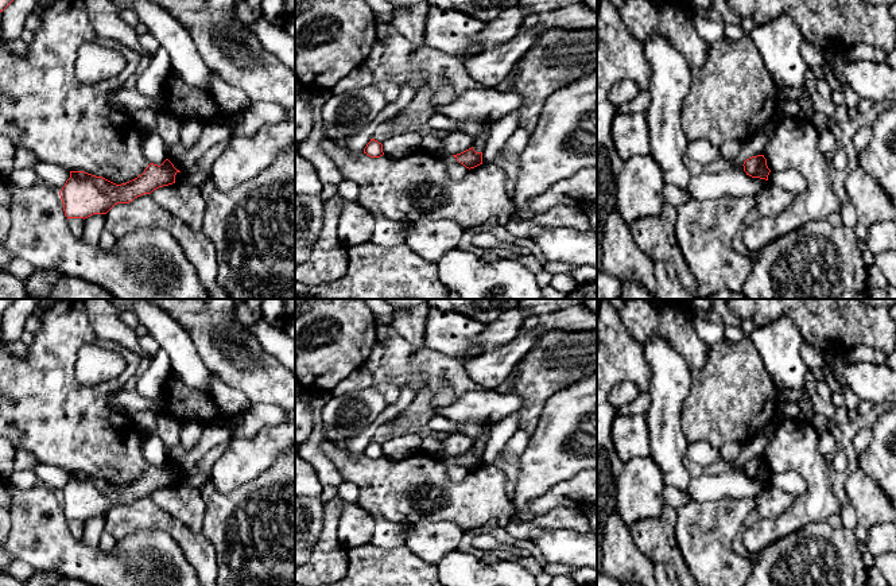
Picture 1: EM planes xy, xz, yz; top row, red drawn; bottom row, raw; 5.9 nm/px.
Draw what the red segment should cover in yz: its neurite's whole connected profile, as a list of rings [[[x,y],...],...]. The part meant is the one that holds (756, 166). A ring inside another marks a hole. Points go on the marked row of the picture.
[[[764,155],[749,158],[744,162],[742,166],[746,175],[768,181],[771,170],[767,166],[767,159],[764,158]]]

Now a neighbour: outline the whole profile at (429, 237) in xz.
[[[420,218],[406,229],[406,244],[426,261],[437,264],[450,249],[458,248],[465,229],[442,218]]]

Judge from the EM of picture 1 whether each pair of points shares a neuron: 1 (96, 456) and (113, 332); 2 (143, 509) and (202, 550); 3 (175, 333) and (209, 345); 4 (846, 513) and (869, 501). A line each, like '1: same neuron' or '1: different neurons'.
1: different neurons
2: same neuron
3: different neurons
4: different neurons

